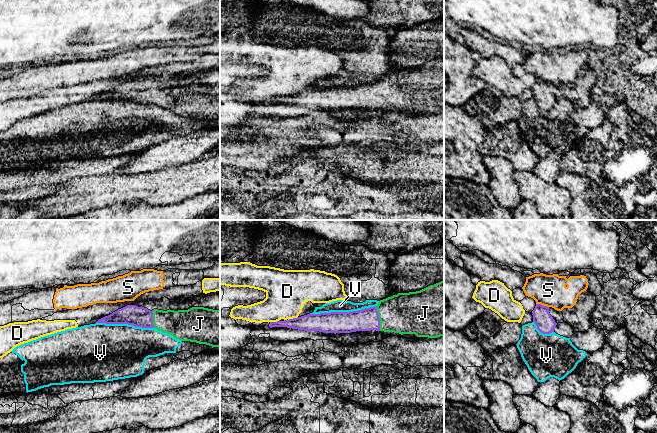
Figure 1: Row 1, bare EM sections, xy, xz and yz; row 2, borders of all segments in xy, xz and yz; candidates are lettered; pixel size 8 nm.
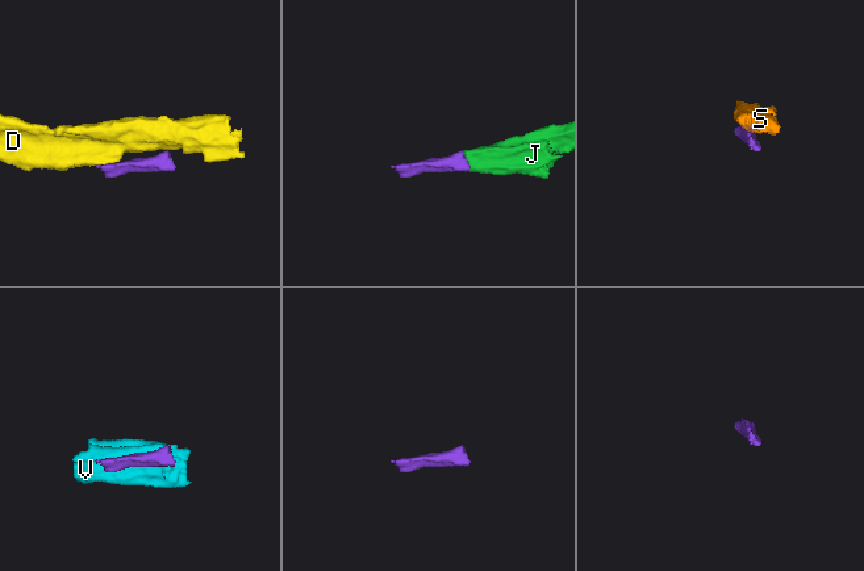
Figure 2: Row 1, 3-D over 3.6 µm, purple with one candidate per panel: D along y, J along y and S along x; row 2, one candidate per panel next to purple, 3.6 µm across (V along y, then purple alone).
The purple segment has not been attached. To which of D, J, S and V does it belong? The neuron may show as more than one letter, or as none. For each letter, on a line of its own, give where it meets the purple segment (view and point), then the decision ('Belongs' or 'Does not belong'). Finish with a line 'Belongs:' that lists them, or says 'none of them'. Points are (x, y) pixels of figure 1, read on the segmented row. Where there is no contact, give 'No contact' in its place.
D: Touches purple at xz (293, 318). Does not belong
J: Touches purple at xz (378, 318). Belongs
S: Touches purple at yz (542, 305). Does not belong
V: Touches purple at xz (343, 312). Does not belong
Belongs: J

